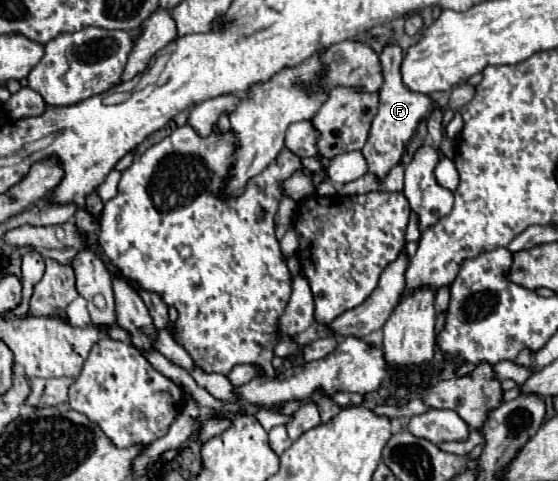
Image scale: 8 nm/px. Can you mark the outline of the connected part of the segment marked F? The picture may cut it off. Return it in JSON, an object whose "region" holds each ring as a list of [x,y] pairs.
{"region":[[[387,46],[381,54],[381,68],[383,68],[383,86],[379,90],[379,112],[373,118],[371,124],[371,134],[367,144],[363,146],[363,156],[367,160],[369,172],[377,174],[379,178],[387,176],[389,170],[401,162],[403,152],[405,152],[405,144],[411,140],[417,124],[421,122],[421,118],[427,116],[429,110],[433,110],[433,102],[429,96],[419,94],[419,92],[411,92],[401,78],[401,60],[403,60],[403,50],[399,46]]]}

